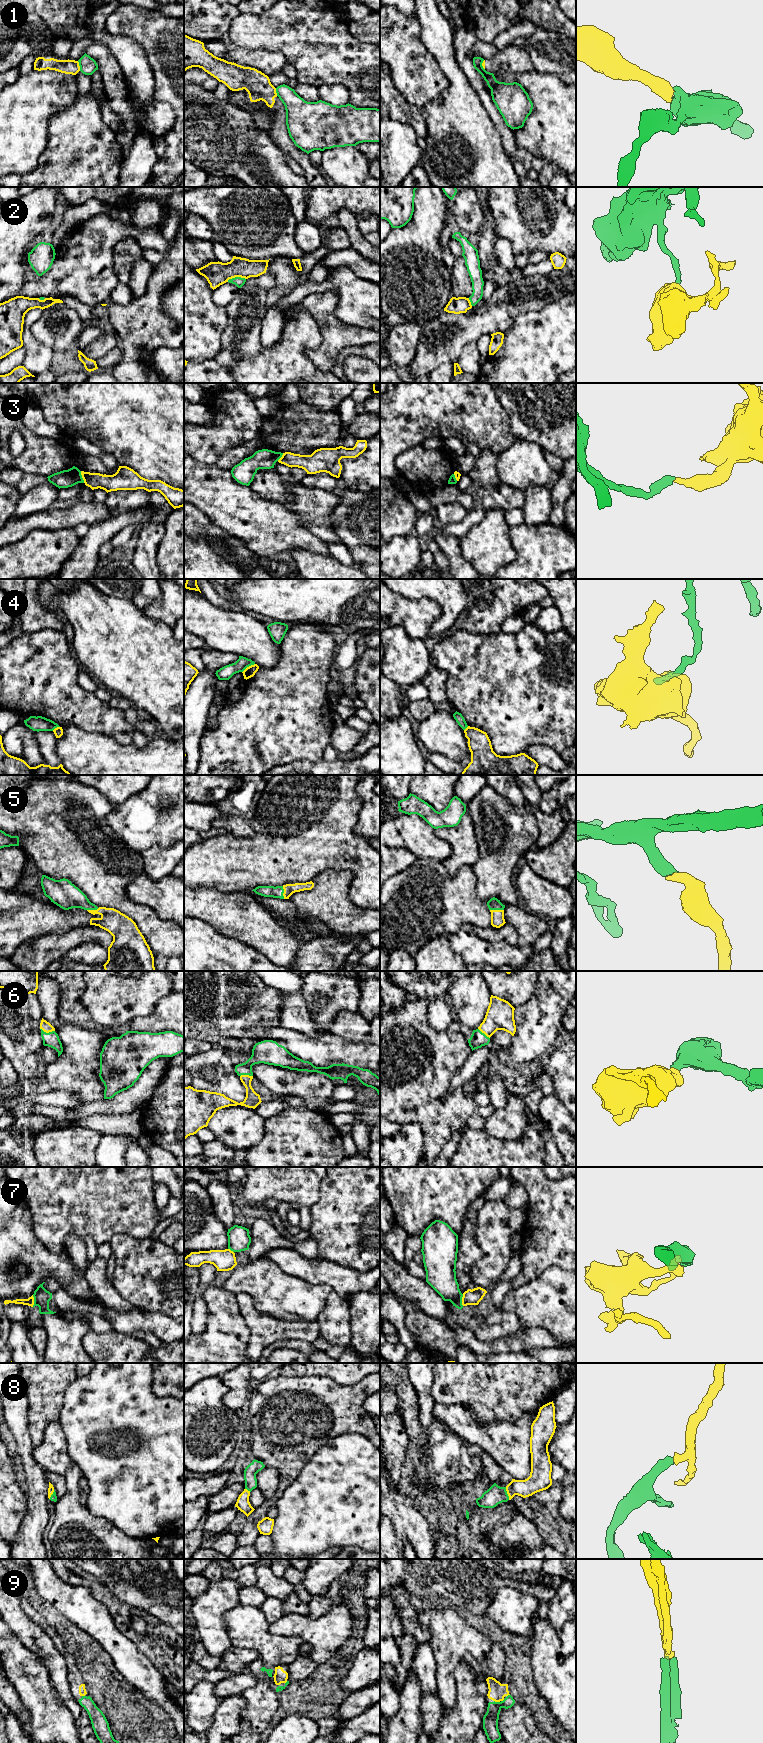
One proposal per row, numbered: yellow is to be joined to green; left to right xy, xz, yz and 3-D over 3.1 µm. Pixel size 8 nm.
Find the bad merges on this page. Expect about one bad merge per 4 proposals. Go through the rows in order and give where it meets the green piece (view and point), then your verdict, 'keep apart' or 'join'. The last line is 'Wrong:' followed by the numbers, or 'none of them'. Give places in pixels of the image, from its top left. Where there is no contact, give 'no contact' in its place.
1: meets green in xy at (79, 65); keep apart
2: meets green in xz at (236, 277); keep apart
3: meets green in xy at (81, 477); join
4: meets green in xz at (248, 666); keep apart
5: meets green in yz at (497, 909); join
6: meets green in xy at (47, 1033); join
7: meets green in xy at (34, 1301); keep apart
8: meets green in yz at (506, 1493); join
9: meets green in yz at (497, 1702); join
Wrong: 1, 2, 4, 7

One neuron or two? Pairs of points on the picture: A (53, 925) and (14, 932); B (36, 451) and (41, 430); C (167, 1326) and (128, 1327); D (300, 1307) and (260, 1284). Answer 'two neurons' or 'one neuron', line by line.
A: one neuron
B: two neurons
C: one neuron
D: one neuron

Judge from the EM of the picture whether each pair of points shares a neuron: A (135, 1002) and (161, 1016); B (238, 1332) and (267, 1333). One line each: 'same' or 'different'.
A: different
B: different

